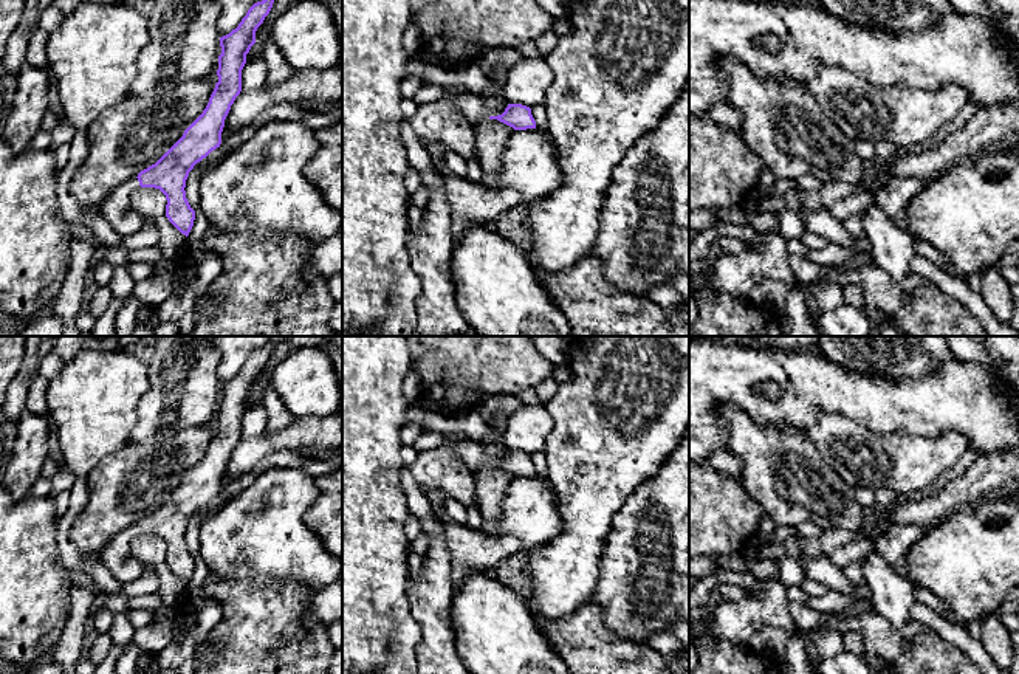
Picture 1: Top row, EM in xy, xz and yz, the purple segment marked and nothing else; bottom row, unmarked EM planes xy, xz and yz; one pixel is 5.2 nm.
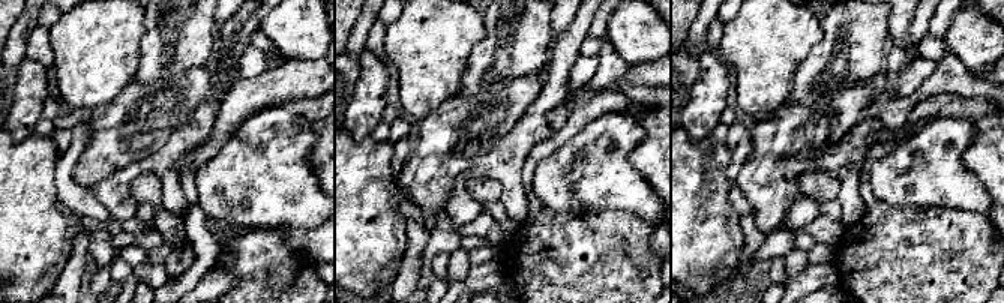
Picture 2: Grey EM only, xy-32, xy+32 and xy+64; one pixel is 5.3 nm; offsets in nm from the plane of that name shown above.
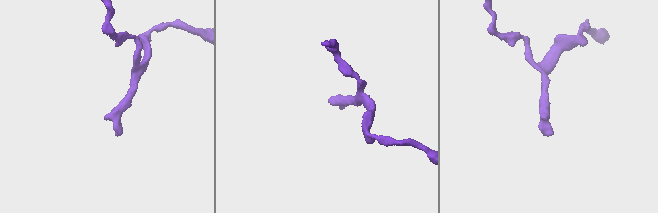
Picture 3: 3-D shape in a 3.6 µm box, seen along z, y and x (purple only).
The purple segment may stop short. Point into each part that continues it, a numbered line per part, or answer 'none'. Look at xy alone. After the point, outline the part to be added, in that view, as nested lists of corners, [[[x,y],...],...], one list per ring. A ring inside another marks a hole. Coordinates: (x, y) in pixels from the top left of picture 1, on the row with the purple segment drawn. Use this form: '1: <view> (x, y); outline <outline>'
1: xy (126, 220); outline [[[132,178],[122,183],[105,200],[107,218],[122,239],[141,231],[146,222],[132,205],[132,195],[138,187],[138,178]]]

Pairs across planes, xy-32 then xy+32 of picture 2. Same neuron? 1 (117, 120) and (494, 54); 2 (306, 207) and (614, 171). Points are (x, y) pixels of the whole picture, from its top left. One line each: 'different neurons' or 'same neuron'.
1: different neurons
2: same neuron

